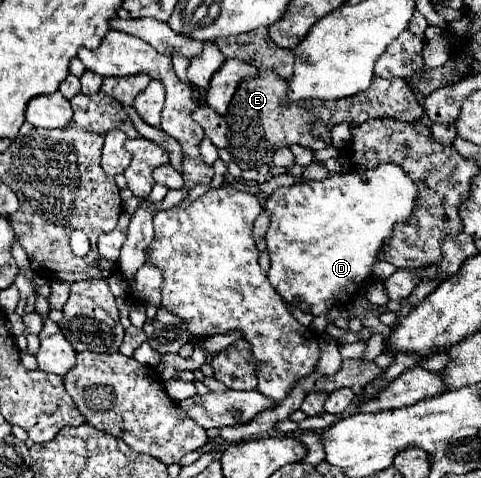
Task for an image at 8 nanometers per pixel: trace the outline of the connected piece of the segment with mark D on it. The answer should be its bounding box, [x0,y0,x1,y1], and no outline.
[265,163,417,317]

